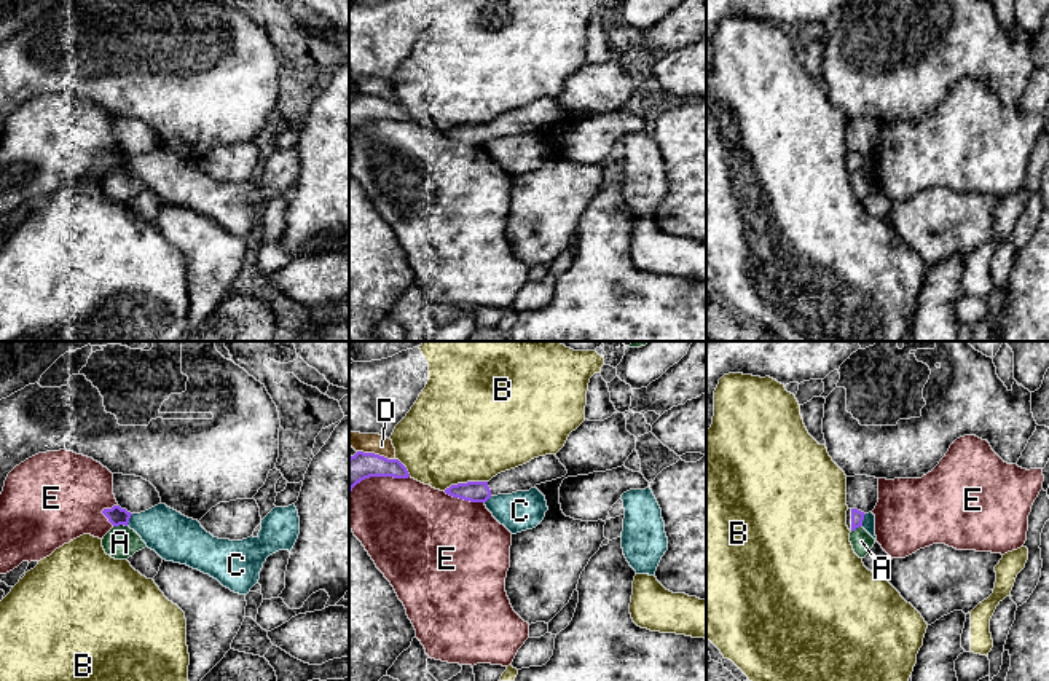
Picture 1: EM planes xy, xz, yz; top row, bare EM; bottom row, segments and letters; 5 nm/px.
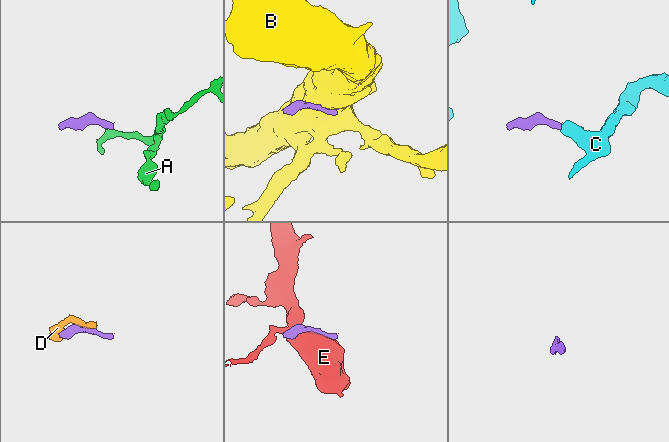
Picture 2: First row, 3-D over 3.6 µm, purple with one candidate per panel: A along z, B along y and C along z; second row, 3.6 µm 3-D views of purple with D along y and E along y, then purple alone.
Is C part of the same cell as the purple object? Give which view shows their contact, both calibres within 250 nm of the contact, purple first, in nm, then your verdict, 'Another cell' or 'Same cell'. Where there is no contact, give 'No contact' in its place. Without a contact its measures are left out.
Touches purple in xy. Thickness 90 nm (purple) against 240 nm. Another cell

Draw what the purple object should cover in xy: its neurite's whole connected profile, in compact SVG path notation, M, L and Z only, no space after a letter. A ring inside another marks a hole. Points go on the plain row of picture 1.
M113 148L112 152L104 152L102 156L108 161L113 169L124 167L128 169L131 155L121 152L120 148Z

